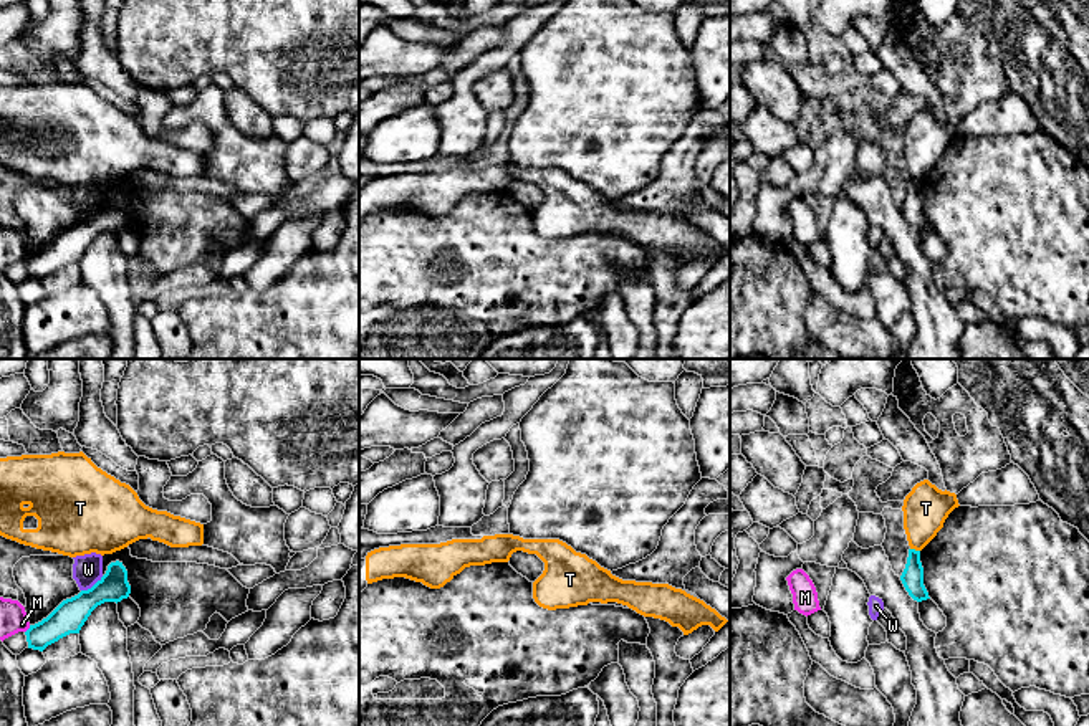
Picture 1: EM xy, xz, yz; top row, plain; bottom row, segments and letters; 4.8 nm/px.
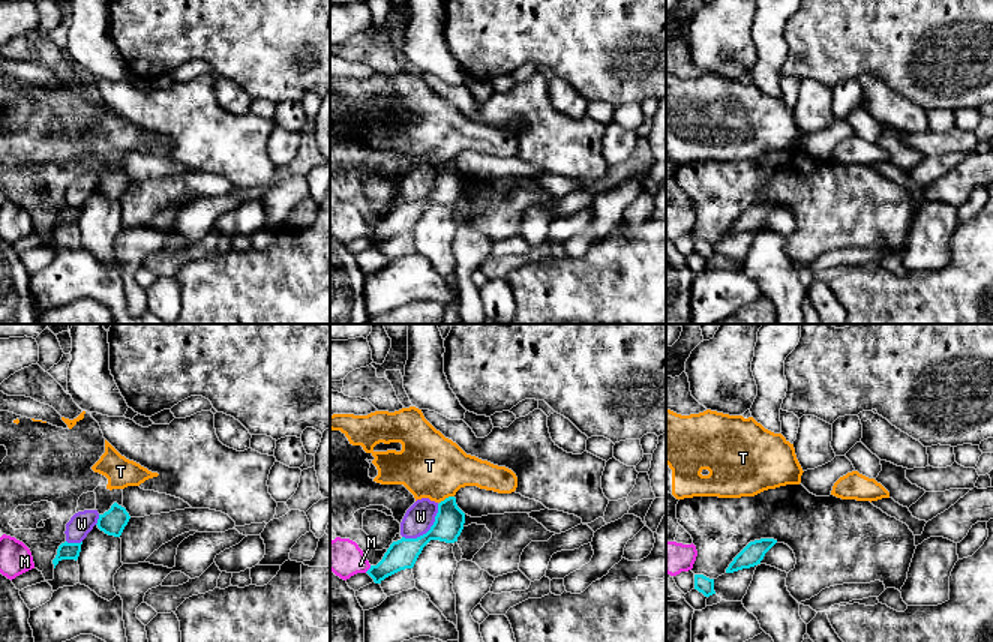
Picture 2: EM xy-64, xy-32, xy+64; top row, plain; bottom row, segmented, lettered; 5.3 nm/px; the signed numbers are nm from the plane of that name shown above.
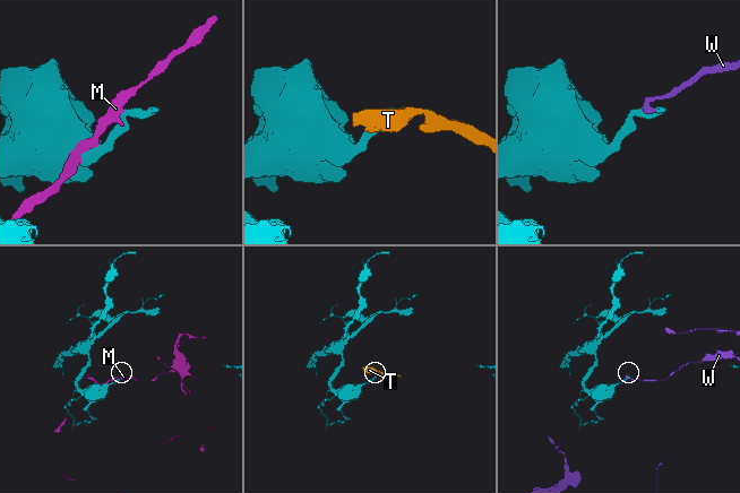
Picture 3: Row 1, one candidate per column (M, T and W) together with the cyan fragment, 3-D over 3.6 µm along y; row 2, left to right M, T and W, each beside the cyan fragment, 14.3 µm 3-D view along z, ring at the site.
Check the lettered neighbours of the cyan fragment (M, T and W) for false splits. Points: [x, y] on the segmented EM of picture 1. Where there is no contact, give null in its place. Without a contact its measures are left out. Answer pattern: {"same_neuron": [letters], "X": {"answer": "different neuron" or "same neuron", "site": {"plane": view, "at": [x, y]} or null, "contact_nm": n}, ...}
{"same_neuron": [], "M": {"answer": "different neuron", "site": {"plane": "xy", "at": [28, 629]}, "contact_nm": 50}, "T": {"answer": "different neuron", "site": {"plane": "yz", "at": [914, 549]}, "contact_nm": 50}, "W": {"answer": "different neuron", "site": {"plane": "xy", "at": [93, 586]}, "contact_nm": 130}}

